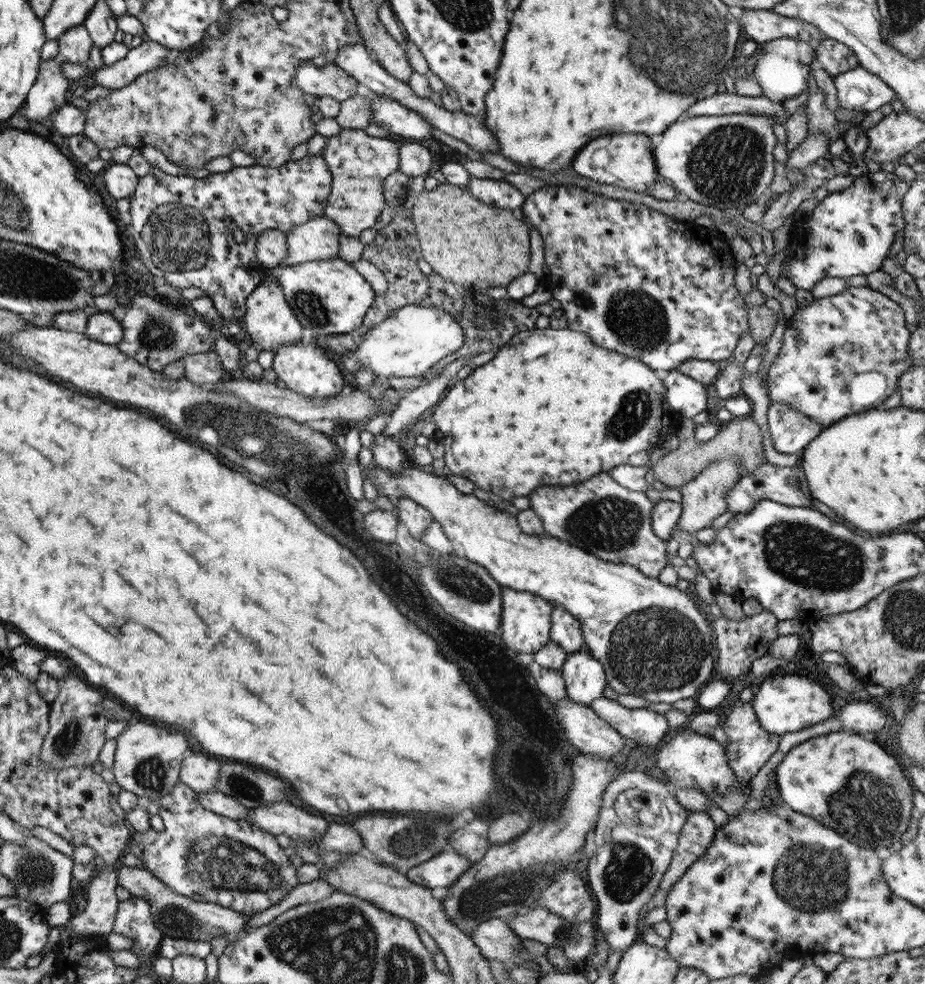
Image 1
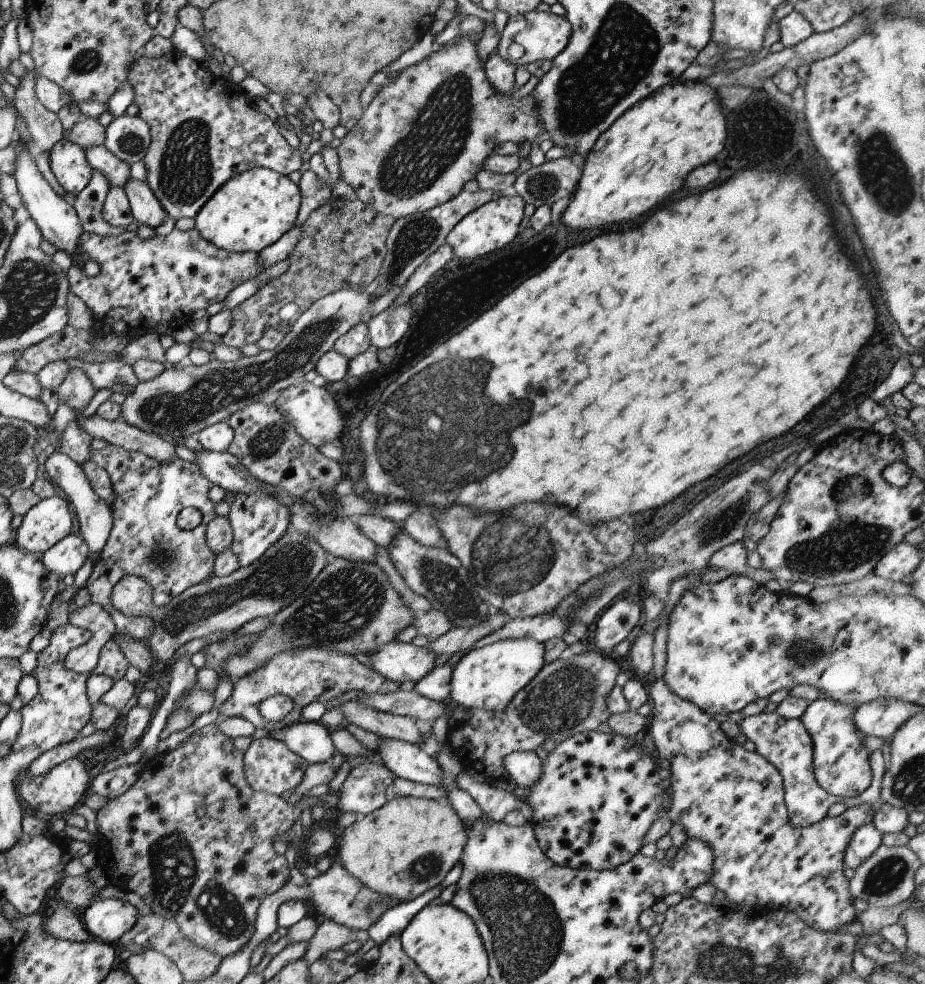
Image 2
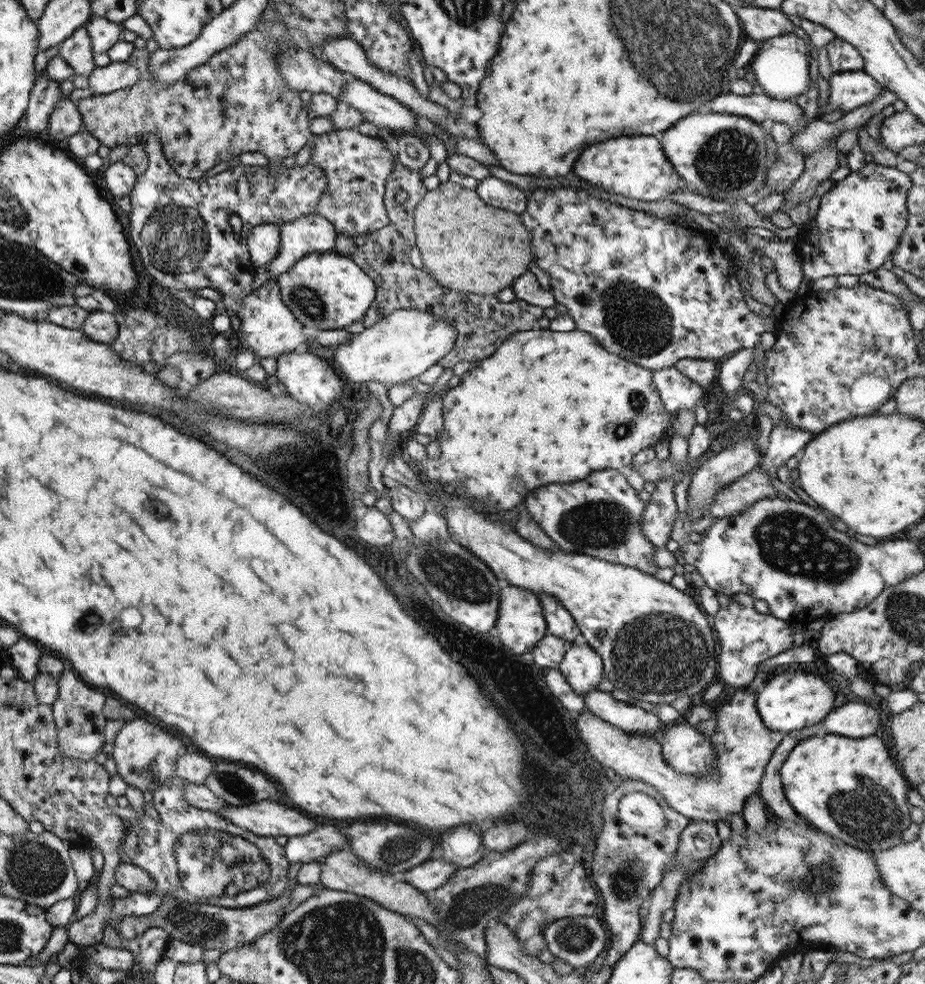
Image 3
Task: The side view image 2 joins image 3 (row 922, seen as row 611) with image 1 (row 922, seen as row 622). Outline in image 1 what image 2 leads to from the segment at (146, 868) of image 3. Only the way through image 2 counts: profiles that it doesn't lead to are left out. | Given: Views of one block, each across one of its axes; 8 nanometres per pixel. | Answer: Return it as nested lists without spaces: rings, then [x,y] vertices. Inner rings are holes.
[[[131,895],[117,903],[111,931],[130,939],[130,950],[143,958],[149,958],[155,952],[158,954],[157,940],[162,937],[159,929],[155,925],[151,926],[149,912],[150,906],[147,901]]]

